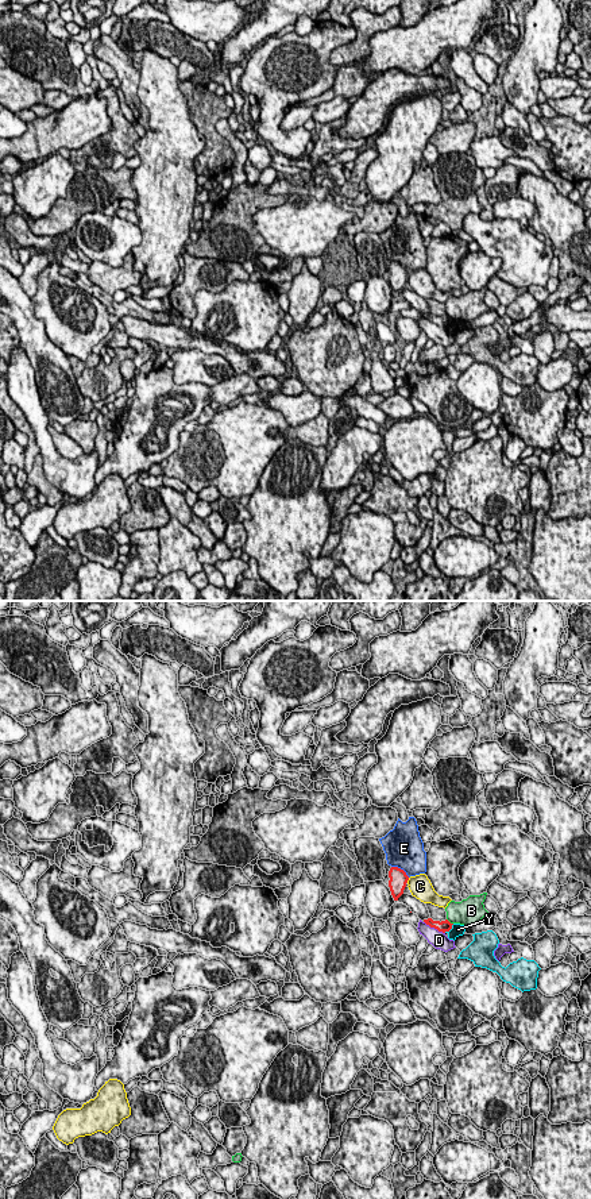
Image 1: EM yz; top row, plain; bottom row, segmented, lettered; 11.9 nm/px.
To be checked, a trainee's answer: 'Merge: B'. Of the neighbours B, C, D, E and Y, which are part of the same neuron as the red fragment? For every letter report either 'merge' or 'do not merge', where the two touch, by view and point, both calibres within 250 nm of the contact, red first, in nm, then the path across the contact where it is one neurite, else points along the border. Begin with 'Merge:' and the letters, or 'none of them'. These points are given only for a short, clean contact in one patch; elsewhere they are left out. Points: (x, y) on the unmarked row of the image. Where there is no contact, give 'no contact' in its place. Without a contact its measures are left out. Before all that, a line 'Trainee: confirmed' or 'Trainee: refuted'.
Trainee: refuted
Merge: none of them
B: do not merge; contact yz (448, 316); calibres 130 and 300 nm; border yz (447, 313), (452, 319)
C: do not merge; contact yz (408, 274); calibres 220 and 280 nm
D: do not merge; contact yz (435, 323); calibres 130 and 200 nm
E: do not merge; contact yz (400, 263); calibres 220 and 460 nm
Y: do not merge; contact yz (449, 324); calibres 130 and 140 nm; border yz (454, 319), (444, 327)

